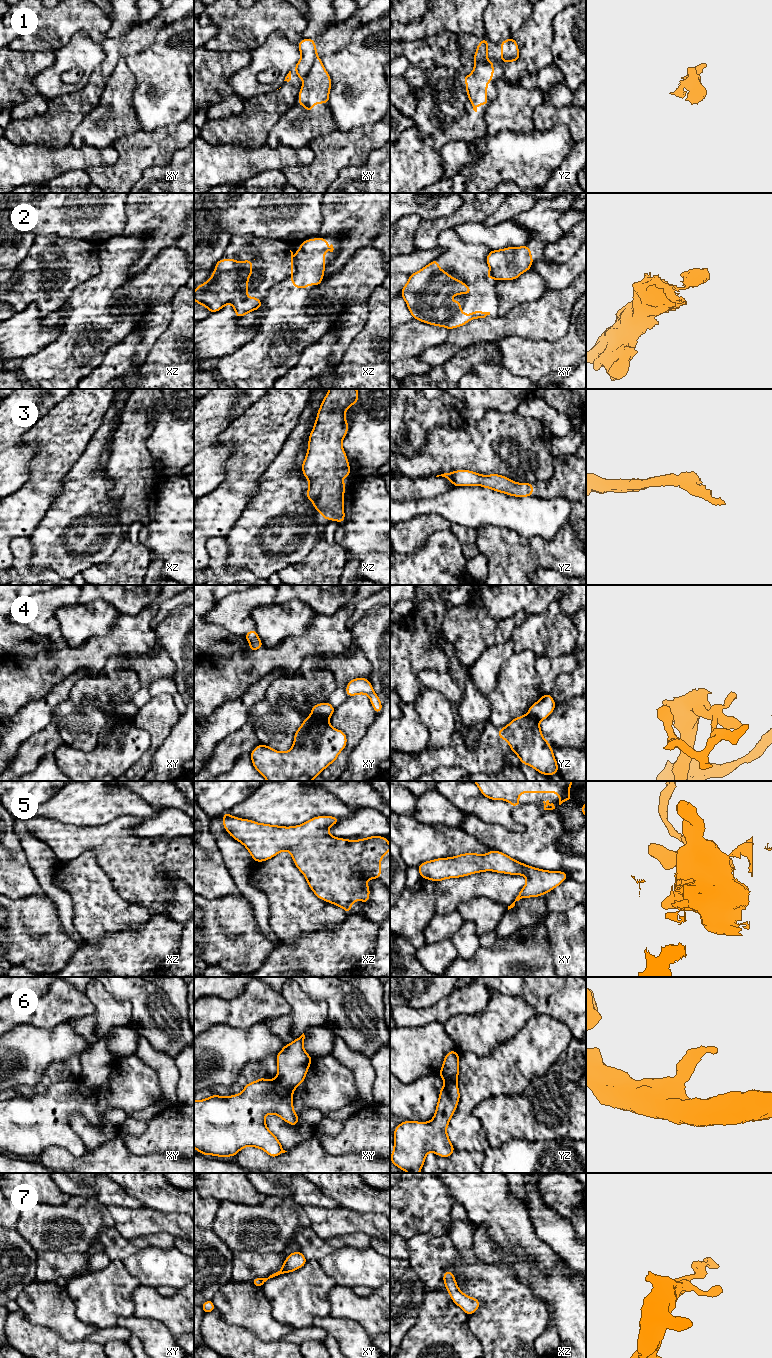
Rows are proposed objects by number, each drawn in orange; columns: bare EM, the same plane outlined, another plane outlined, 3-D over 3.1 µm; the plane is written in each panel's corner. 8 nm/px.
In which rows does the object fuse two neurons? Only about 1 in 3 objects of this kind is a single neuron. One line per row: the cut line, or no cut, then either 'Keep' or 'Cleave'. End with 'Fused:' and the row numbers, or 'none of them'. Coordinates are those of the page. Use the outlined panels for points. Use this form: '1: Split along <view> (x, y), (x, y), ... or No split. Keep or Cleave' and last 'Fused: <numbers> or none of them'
1: Split along xy (317, 58), (305, 77). Cleave
2: Split along xz (296, 258), (296, 271), (292, 275). Cleave
3: No split. Keep
4: Split along xy (311, 715), (328, 719). Cleave
5: No split. Keep
6: Split along xy (275, 1078), (292, 1090). Cleave
7: No split. Keep
Fused: 1, 2, 4, 6

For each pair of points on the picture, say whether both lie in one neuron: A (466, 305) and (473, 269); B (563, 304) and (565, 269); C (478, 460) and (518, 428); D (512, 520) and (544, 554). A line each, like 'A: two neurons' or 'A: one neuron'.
A: one neuron
B: two neurons
C: one neuron
D: two neurons

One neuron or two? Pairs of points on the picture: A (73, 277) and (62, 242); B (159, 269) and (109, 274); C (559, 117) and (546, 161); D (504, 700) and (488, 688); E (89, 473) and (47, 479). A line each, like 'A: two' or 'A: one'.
A: one
B: two
C: two
D: two
E: two

